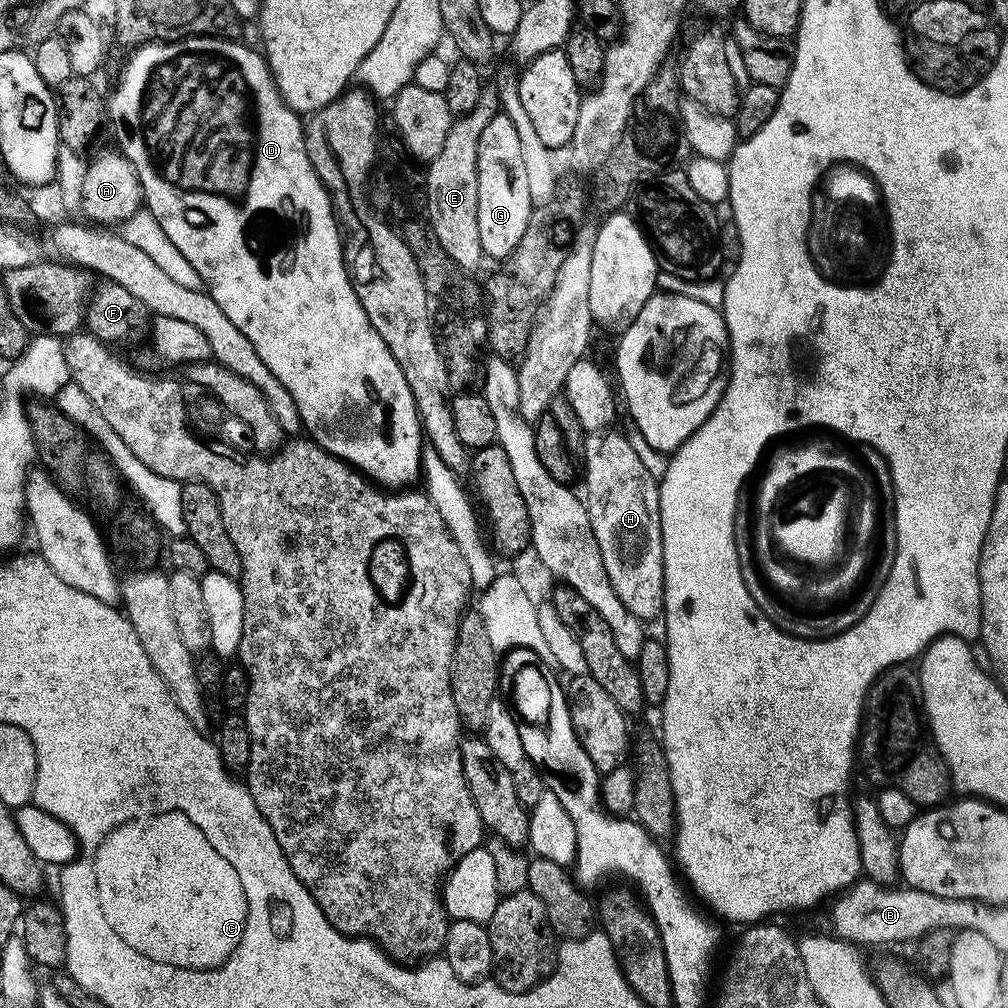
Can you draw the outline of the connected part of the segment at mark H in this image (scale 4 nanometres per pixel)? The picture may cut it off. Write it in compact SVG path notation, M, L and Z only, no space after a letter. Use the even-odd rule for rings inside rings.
M601 430L595 434L585 435L582 441L582 453L584 452L584 492L582 491L582 499L585 508L588 509L590 530L594 530L594 538L598 542L598 550L602 554L602 566L606 570L606 578L610 582L610 586L614 588L614 594L618 594L618 598L622 600L622 606L626 606L630 615L638 617L642 622L649 622L648 620L654 619L655 616L657 619L664 611L664 555L662 554L662 536L660 534L660 493L657 481L652 480L650 474L646 472L641 459L631 449L627 437L619 431L618 433L610 431Z

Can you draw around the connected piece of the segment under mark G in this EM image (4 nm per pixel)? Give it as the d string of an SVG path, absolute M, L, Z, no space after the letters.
M498 114L482 130L482 138L478 142L478 234L480 235L480 246L485 257L493 256L496 262L503 261L504 257L510 255L514 246L522 238L522 234L530 226L534 207L530 198L530 190L524 186L518 186L522 180L518 132L512 119L506 115Z

